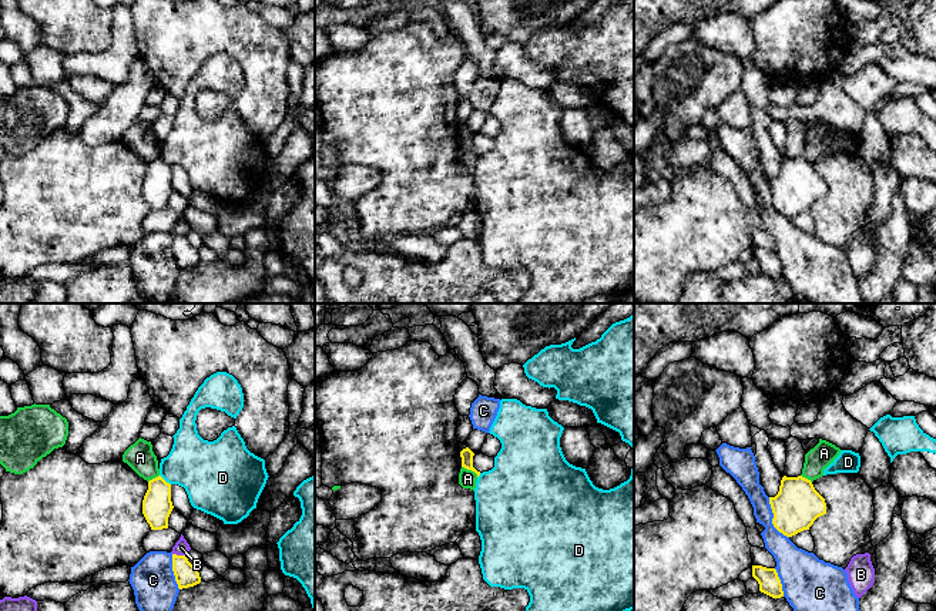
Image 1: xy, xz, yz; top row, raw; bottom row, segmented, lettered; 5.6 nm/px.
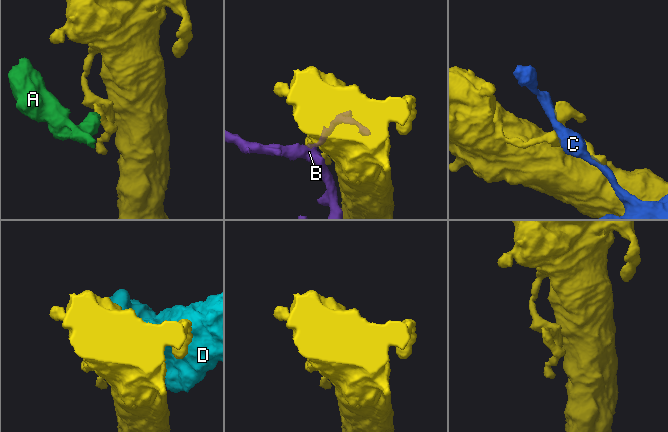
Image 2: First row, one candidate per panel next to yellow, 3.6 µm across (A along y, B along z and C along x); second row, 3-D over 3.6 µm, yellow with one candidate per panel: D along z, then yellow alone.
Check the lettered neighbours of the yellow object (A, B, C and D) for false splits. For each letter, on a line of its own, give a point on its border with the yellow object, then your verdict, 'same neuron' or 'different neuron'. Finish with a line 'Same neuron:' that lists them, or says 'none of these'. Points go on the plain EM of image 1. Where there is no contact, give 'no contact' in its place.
A: contact xz (470, 150); different neuron
B: contact xy (178, 237); different neuron
C: contact yz (772, 200); different neuron
D: contact xy (164, 161); different neuron
Same neuron: none of these

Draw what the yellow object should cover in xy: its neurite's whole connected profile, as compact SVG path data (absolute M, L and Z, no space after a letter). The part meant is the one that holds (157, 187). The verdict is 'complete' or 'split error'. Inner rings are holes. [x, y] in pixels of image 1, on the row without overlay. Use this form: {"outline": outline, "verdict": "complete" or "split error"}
{"outline": "M161 157L150 161L142 181L142 195L151 211L168 209L168 198L172 189L171 165Z", "verdict": "complete"}

